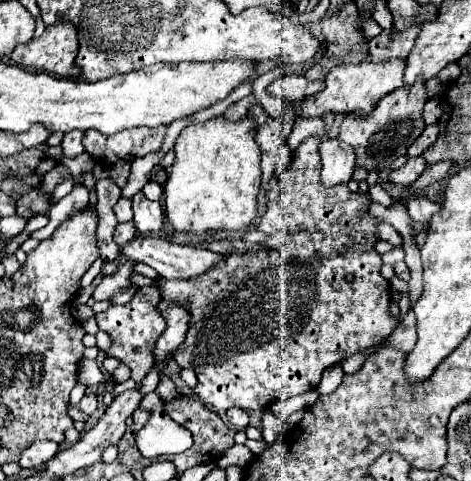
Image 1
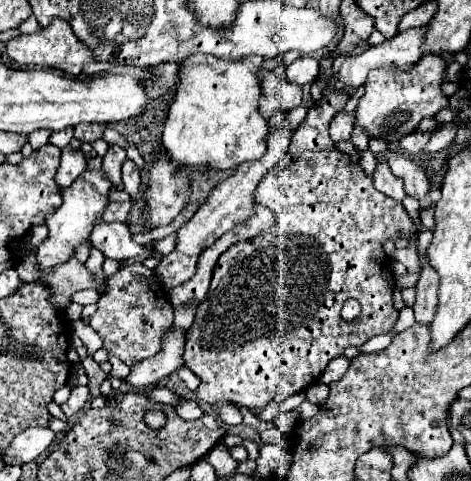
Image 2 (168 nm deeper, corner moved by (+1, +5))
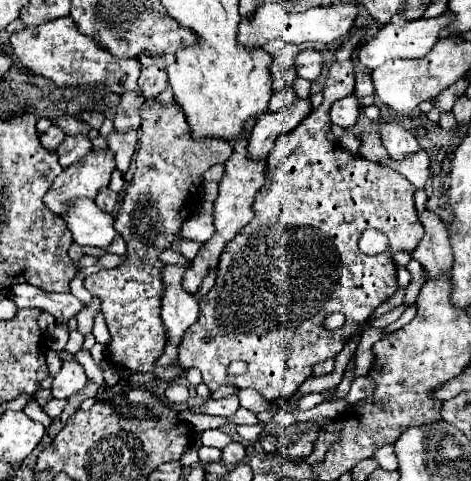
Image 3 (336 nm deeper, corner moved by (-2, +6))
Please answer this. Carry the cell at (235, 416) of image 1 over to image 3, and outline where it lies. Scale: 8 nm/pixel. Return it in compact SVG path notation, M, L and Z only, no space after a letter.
M233 394L233 396L225 396L221 400L207 400L201 406L193 406L191 410L203 412L203 414L211 414L211 416L225 416L225 418L229 418L229 416L233 416L237 412L237 408L239 408L239 400Z

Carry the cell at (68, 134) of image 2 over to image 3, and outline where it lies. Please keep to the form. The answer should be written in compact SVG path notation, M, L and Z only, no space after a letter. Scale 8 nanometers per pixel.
M51 124L51 126L47 128L47 132L39 134L41 146L47 148L47 150L55 150L55 148L61 144L63 138L65 138L65 134L63 134L63 132L59 130L59 126L55 126L55 124Z

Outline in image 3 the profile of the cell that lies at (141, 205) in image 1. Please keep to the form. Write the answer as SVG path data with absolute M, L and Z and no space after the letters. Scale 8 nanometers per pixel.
M111 130L107 136L107 146L115 152L115 162L117 168L121 168L121 172L125 172L129 168L129 160L135 154L135 146L137 146L137 130L125 130L125 132L117 132Z

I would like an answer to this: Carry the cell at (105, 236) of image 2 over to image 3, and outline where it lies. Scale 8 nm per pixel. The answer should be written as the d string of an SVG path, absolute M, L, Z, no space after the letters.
M89 198L71 200L67 212L63 212L61 218L71 230L73 240L81 246L105 248L115 238L113 216L107 212L101 212L97 204Z

